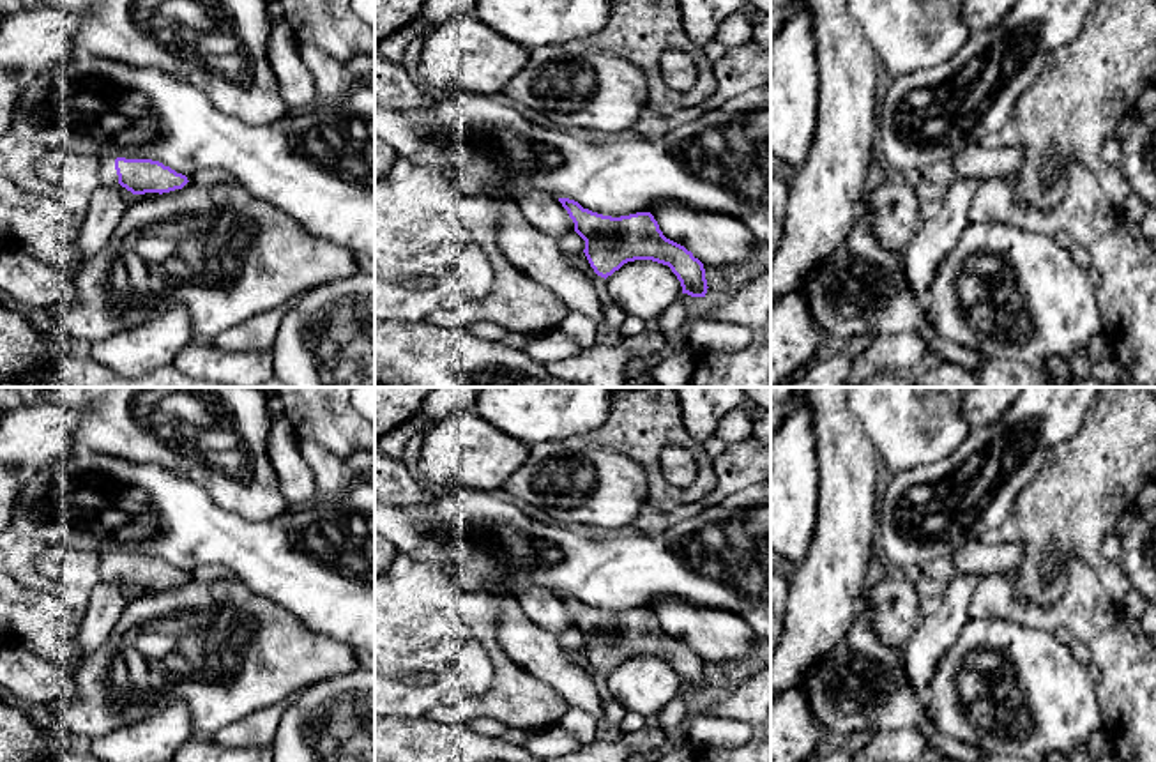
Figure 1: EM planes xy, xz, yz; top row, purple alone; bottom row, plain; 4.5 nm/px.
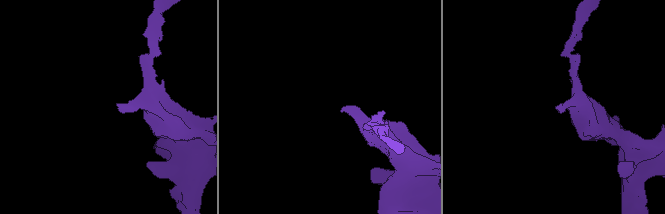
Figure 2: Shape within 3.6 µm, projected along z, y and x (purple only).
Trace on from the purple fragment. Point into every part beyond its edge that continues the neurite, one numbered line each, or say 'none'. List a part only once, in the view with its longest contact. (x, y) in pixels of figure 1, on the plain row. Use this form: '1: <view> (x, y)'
1: xy (106, 564)

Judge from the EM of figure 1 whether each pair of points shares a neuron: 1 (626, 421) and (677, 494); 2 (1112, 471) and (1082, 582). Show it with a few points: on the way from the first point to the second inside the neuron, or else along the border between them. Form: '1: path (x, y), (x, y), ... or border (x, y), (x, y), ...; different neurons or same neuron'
1: path (644, 441), (658, 481); same neuron
2: border (1080, 561), (1102, 584); different neurons

